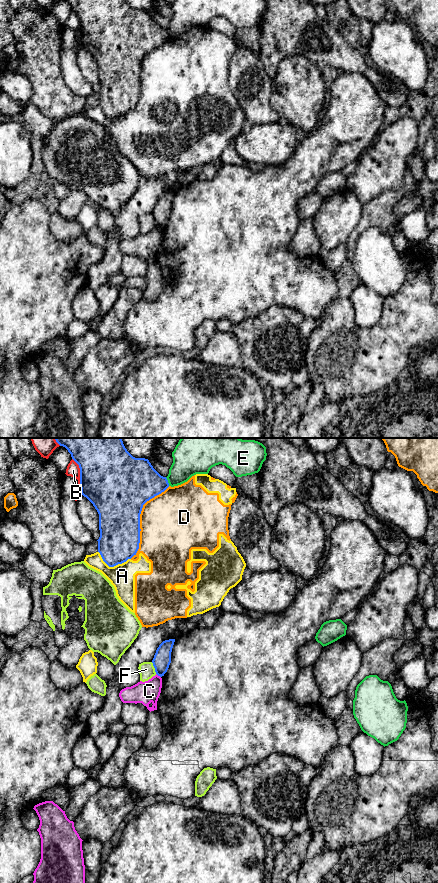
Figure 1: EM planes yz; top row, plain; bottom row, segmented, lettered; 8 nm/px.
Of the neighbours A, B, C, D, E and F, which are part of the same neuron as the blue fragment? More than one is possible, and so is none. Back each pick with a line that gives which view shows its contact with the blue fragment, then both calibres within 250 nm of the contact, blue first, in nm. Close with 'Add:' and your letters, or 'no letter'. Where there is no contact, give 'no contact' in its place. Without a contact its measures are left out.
Add: no letter

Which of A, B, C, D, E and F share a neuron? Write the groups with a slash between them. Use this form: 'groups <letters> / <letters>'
groups A D / B / C / E / F

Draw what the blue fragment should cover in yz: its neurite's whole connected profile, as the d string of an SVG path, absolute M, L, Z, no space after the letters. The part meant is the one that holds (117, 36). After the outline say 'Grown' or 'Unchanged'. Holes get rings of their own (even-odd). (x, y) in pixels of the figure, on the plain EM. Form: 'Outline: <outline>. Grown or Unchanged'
Outline: M66 0L80 20L81 46L95 59L99 66L100 89L98 104L103 113L114 119L136 107L140 95L140 66L143 57L164 44L169 35L151 17L148 11L133 9L126 0Z. Unchanged

